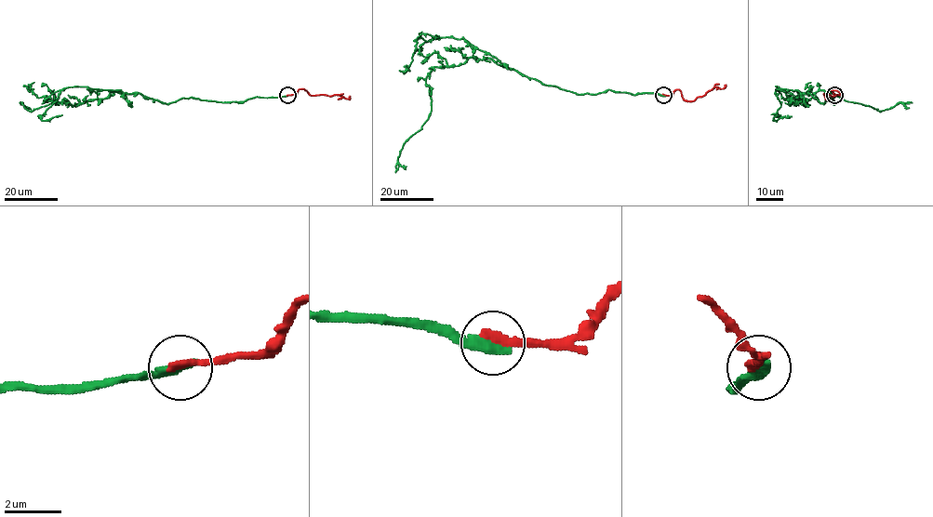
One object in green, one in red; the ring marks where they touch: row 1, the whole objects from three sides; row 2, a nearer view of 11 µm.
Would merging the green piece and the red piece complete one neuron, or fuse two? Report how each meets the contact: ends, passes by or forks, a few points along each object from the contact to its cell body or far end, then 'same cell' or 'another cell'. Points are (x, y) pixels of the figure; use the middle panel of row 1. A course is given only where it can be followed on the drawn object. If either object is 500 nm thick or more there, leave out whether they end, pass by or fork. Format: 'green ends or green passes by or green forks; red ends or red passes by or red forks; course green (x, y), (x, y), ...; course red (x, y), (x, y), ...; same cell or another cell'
green ends; red ends; course green (663, 95), (610, 89), (576, 94), (488, 59), (433, 67), (425, 80), (431, 113), (398, 157), (406, 165); course red (663, 95), (679, 89), (685, 100), (694, 101), (715, 86), (723, 88), (726, 85); another cell

